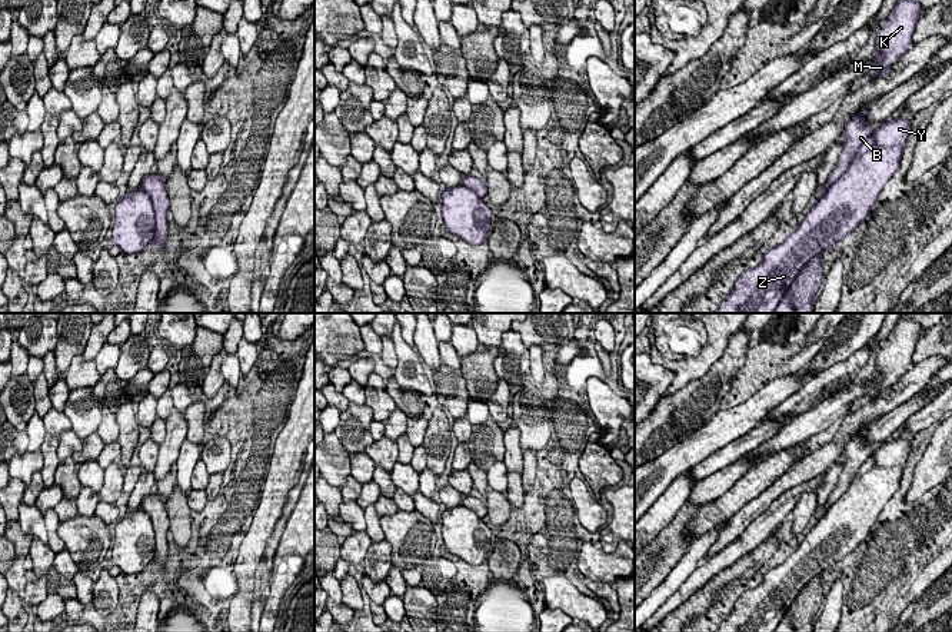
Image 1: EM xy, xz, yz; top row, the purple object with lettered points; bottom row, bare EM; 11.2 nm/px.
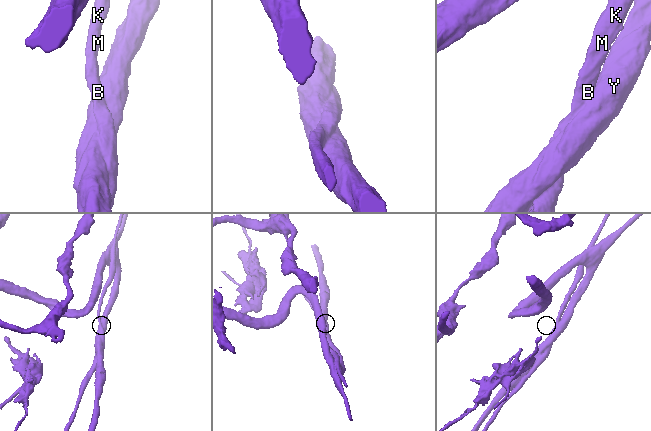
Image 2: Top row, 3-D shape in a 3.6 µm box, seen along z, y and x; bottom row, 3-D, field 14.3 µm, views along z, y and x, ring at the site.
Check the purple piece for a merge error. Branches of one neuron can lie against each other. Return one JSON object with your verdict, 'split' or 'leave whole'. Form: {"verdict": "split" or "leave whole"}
{"verdict": "split"}

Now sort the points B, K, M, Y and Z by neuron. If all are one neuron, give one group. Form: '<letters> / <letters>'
B K M / Y Z

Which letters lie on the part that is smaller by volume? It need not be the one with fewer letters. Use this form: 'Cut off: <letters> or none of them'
Cut off: B, K, M

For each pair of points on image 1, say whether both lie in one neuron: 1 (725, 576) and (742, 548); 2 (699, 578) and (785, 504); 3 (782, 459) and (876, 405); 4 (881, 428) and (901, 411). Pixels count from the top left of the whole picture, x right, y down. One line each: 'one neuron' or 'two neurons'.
1: two neurons
2: one neuron
3: two neurons
4: one neuron

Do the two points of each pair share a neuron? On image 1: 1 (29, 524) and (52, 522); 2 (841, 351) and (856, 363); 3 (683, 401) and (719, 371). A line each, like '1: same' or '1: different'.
1: different
2: different
3: same

